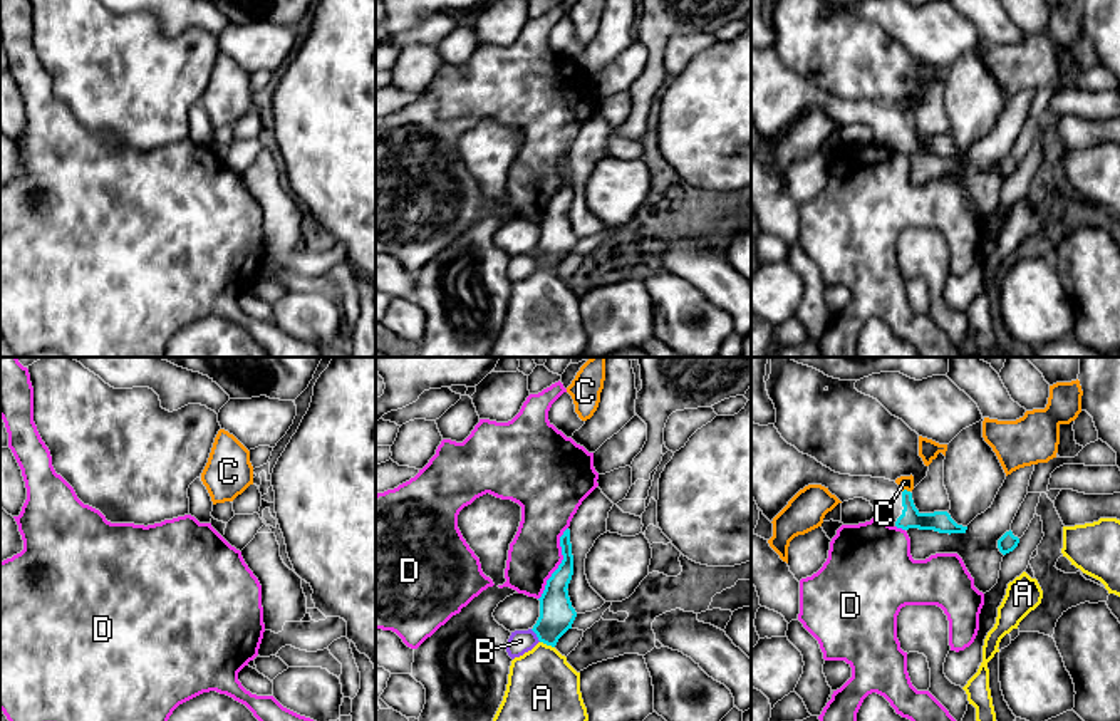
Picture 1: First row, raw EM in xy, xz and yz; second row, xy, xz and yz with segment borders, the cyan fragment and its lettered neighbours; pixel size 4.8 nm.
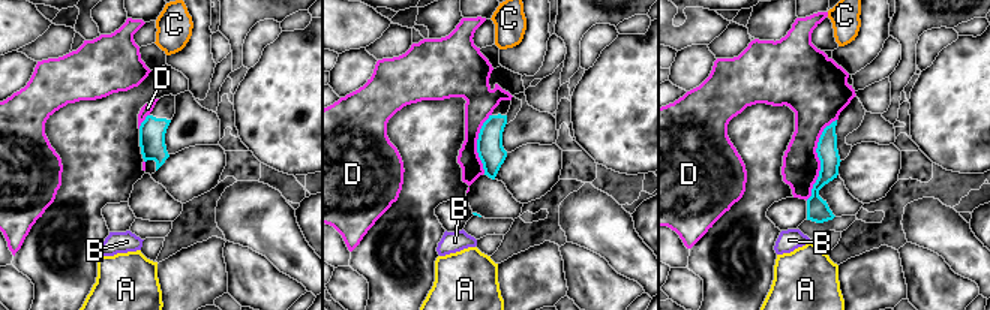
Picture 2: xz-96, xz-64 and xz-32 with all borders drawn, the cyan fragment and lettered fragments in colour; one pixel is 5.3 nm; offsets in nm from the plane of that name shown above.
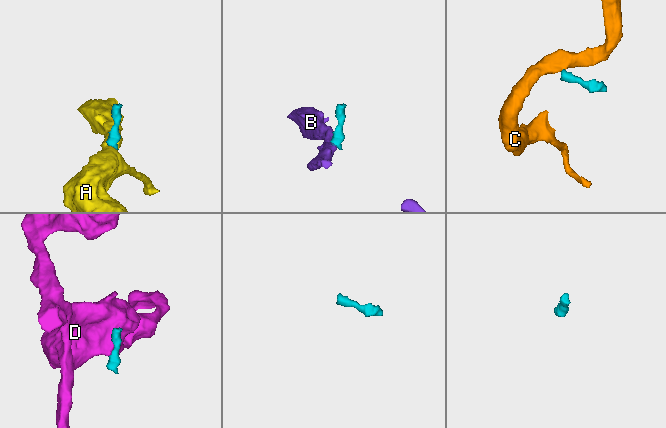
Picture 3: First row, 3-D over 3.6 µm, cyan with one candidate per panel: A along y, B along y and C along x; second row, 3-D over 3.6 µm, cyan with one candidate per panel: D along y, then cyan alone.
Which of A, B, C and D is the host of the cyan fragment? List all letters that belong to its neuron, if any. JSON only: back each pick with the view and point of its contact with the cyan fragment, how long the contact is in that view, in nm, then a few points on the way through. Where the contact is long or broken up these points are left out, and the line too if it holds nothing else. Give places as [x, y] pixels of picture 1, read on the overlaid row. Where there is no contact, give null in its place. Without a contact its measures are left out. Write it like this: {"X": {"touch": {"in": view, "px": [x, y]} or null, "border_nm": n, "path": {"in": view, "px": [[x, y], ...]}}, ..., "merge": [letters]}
{"merge": []}

